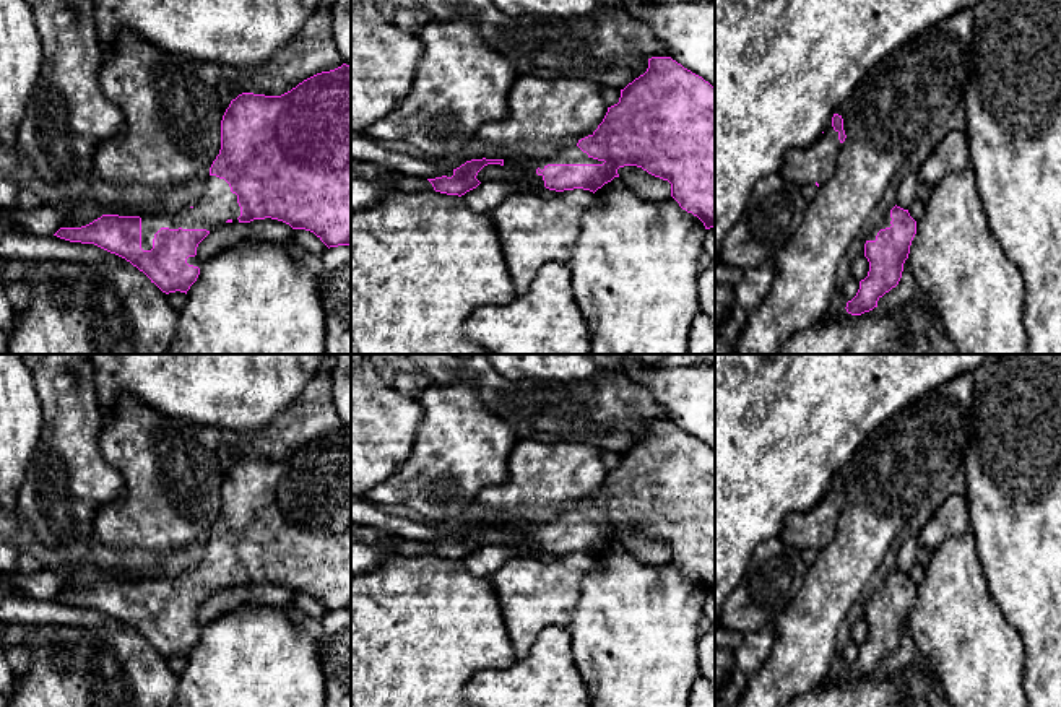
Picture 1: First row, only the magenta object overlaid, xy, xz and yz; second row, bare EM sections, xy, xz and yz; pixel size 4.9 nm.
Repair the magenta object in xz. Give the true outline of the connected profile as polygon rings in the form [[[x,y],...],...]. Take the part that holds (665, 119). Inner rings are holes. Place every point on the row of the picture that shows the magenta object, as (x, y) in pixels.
[[[671,57],[648,59],[643,75],[621,89],[619,102],[608,107],[598,128],[572,148],[544,159],[507,158],[471,159],[453,169],[453,176],[427,179],[435,192],[465,195],[481,182],[478,172],[487,164],[500,164],[528,179],[509,180],[520,192],[546,187],[564,192],[583,189],[596,192],[619,177],[617,169],[637,166],[671,184],[671,197],[682,210],[697,216],[705,229],[715,229],[715,86],[684,68]]]

